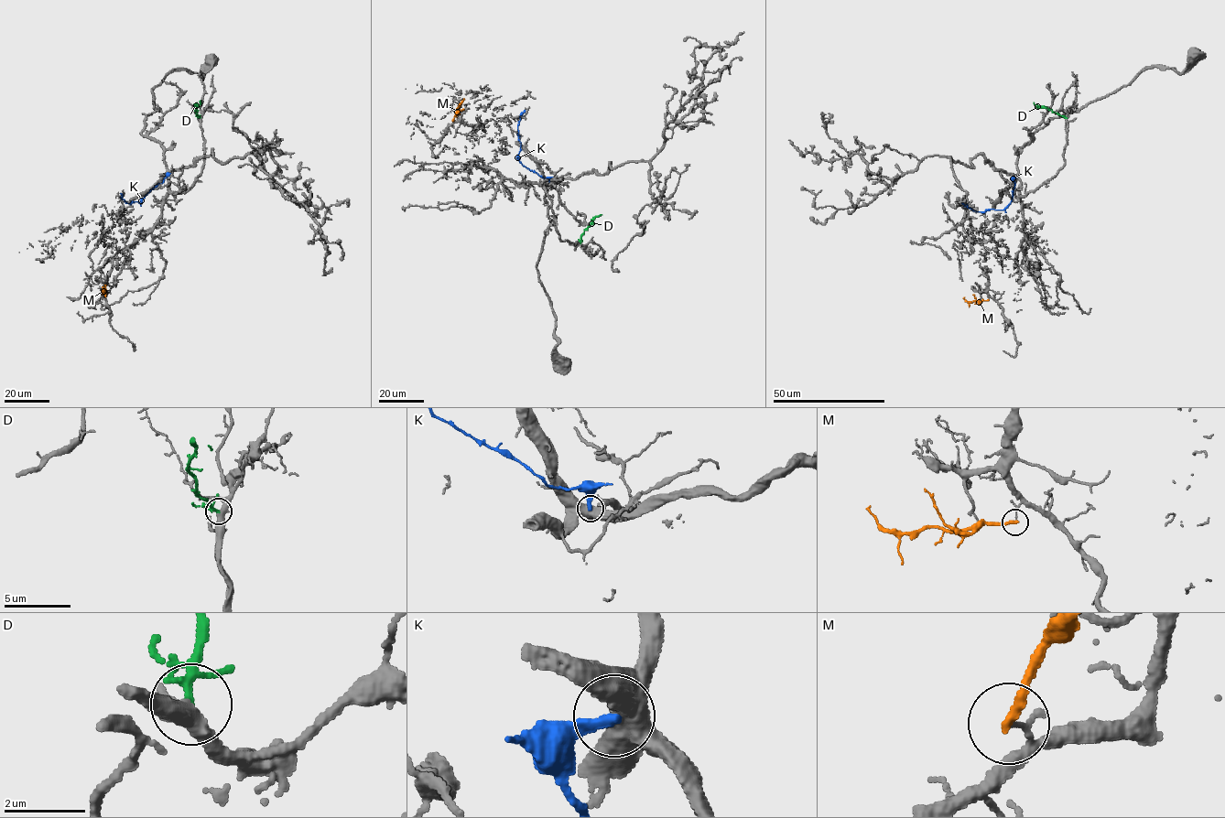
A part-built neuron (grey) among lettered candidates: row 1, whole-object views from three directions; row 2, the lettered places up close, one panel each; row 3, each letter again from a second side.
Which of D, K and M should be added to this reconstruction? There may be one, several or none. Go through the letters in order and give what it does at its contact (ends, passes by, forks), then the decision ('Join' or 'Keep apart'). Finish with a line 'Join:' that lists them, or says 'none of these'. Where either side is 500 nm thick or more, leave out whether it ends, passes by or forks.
D: It passes by. Join
K: Keep apart
M: It ends there. Keep apart
Join: D

